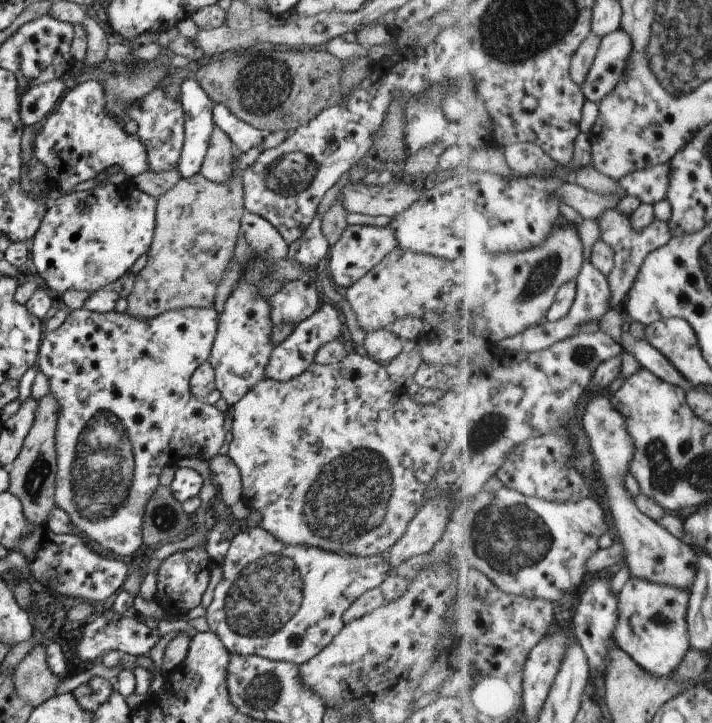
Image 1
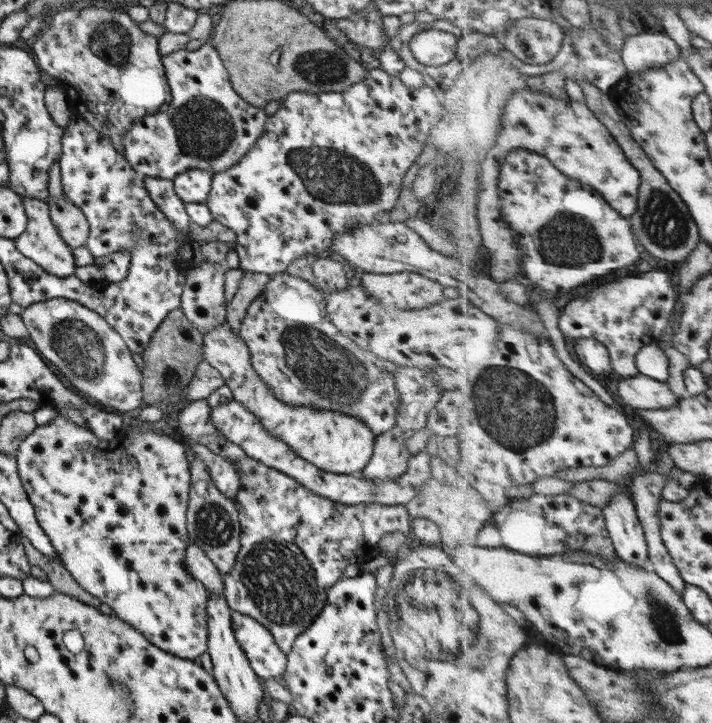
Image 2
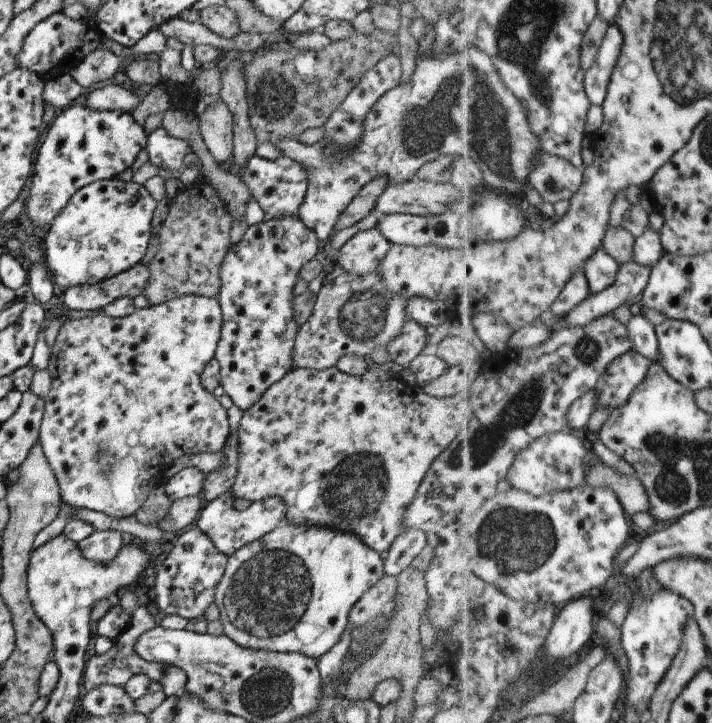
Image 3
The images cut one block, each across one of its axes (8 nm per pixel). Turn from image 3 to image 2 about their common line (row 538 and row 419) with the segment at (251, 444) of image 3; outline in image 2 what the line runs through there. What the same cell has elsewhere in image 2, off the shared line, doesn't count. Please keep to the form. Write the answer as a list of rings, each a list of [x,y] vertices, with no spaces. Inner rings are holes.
[[[285,273],[271,275],[269,284],[265,284],[259,296],[247,306],[238,336],[249,349],[253,372],[270,388],[278,401],[357,417],[375,437],[394,426],[399,404],[397,386],[393,381],[396,365],[359,348],[349,337],[343,336],[328,320],[323,292],[314,285]]]

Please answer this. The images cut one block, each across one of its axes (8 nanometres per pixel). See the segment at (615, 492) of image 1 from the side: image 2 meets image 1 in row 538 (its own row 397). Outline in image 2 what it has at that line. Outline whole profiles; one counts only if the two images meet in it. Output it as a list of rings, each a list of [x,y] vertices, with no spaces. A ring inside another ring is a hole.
[[[642,373],[623,378],[617,391],[616,398],[626,409],[661,410],[673,408],[680,402],[680,398],[668,383],[654,380]]]

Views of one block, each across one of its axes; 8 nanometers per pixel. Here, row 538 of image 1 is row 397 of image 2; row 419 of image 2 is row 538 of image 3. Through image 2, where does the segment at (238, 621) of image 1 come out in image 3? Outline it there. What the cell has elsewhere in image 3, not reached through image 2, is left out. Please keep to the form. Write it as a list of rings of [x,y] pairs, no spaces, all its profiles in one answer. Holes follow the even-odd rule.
[[[307,524],[279,525],[227,557],[214,594],[223,634],[245,648],[283,654],[299,652],[317,659],[341,638],[349,610],[384,575],[382,566],[378,553],[351,532]]]

